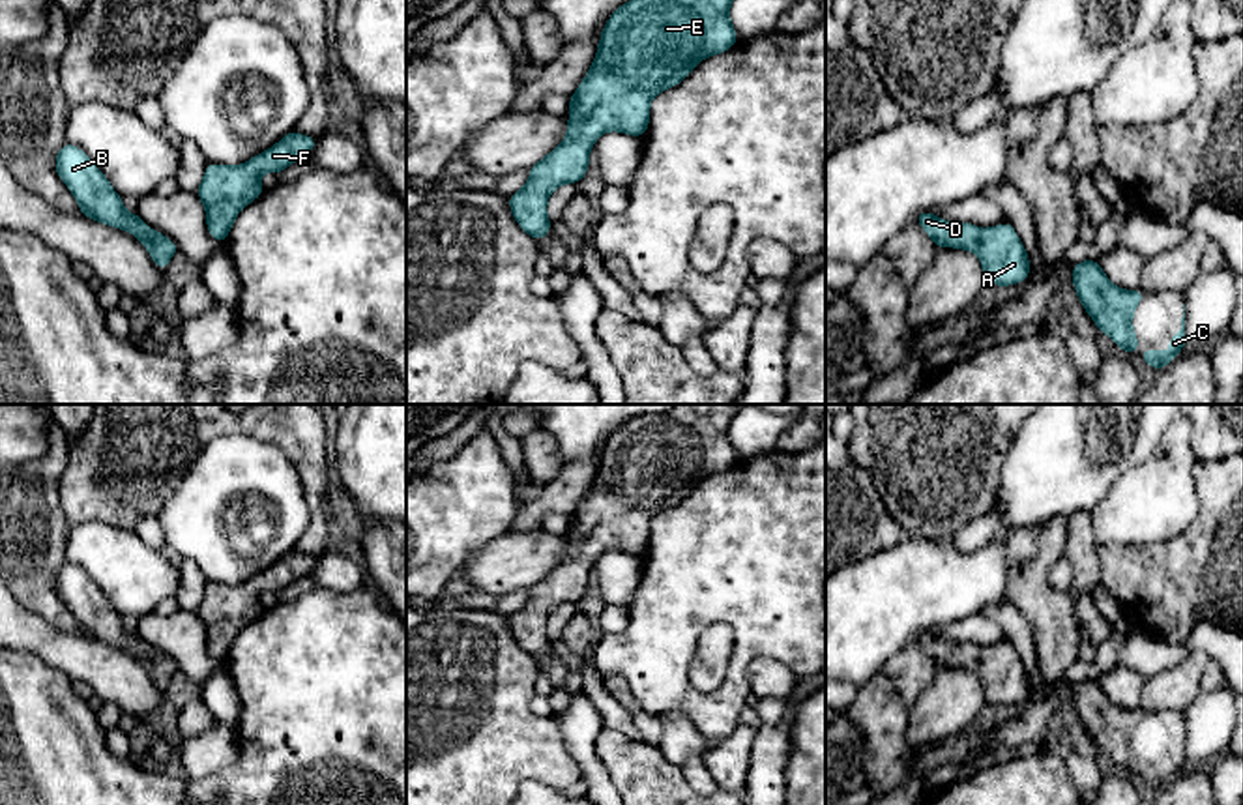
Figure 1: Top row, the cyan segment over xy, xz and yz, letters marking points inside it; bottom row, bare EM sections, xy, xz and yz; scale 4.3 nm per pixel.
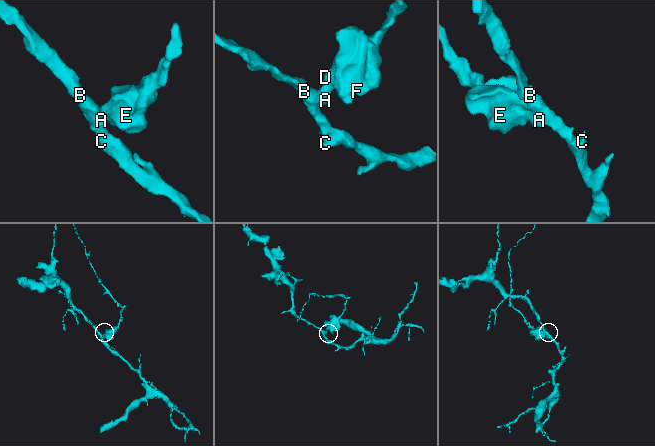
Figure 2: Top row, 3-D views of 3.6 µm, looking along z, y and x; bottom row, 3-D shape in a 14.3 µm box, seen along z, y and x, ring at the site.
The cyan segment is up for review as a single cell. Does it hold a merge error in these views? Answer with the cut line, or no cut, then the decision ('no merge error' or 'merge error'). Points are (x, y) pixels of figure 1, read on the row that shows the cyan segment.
no cut; no merge error

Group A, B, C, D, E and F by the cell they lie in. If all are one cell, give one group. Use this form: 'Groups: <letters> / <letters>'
Groups: A B C D E F

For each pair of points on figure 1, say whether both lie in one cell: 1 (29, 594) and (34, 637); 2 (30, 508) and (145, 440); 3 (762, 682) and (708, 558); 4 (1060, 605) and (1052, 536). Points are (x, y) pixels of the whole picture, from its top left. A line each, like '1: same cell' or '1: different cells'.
1: different cells
2: different cells
3: different cells
4: same cell

